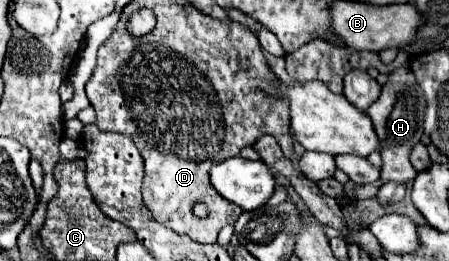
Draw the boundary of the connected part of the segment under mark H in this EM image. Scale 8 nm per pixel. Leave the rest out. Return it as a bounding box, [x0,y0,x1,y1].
[367,67,425,183]

